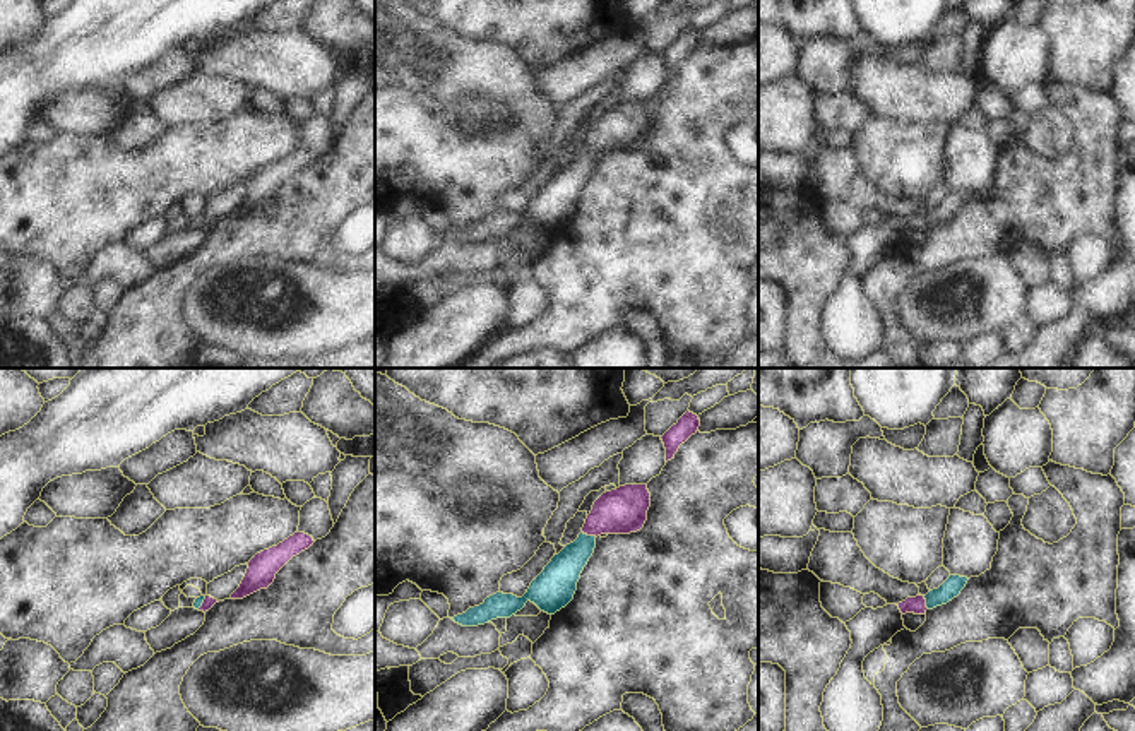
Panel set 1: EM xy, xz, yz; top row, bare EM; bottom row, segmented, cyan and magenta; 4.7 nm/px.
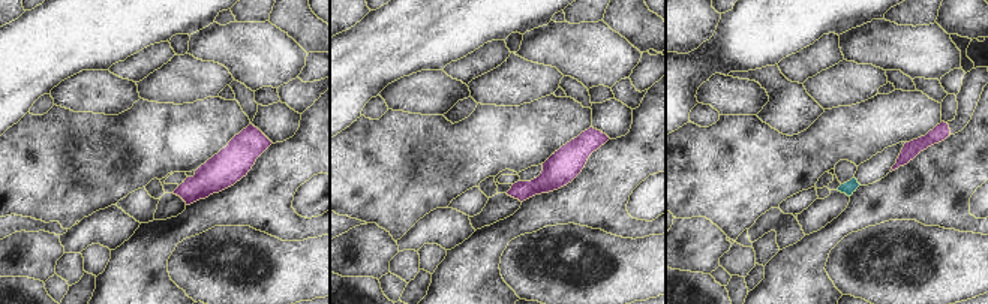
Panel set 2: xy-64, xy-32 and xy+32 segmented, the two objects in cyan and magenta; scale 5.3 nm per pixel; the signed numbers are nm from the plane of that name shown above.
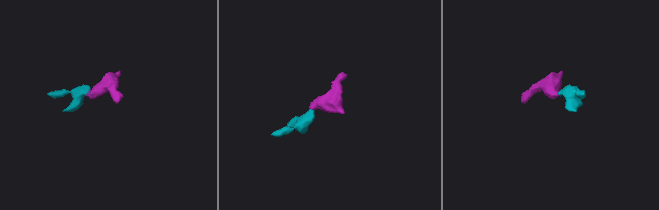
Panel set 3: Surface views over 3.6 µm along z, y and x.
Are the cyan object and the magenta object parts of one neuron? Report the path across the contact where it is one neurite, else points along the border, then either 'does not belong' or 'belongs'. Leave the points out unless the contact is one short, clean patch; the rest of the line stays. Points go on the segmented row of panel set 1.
runs through xz (558, 579), (589, 536), (613, 512), (622, 511); belongs

